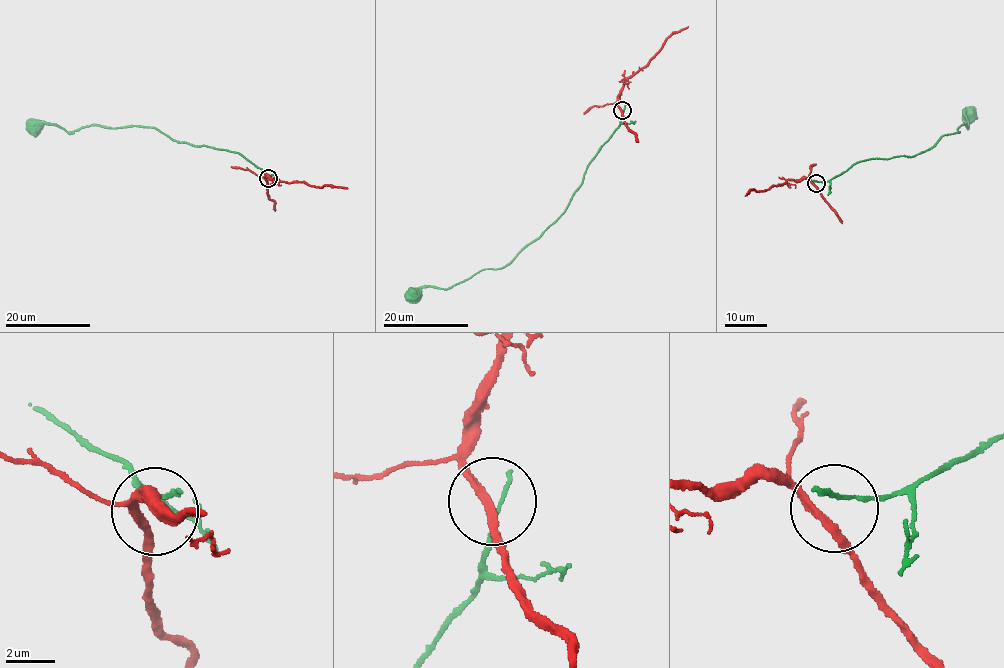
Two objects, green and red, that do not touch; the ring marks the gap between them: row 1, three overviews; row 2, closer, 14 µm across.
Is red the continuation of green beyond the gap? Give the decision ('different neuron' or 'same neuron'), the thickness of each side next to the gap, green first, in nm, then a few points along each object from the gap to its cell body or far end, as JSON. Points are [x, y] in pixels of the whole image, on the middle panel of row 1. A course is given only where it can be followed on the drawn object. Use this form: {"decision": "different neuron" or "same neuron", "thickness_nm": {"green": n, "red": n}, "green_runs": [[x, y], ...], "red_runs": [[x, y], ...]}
{"decision": "same neuron", "thickness_nm": {"green": 140, "red": 280}, "green_runs": [[623, 110], [566, 210], [544, 232], [501, 268], [480, 270], [447, 289], [421, 287], [412, 296]], "red_runs": [[621, 109], [617, 102], [622, 84], [643, 68], [669, 37], [688, 26]]}

